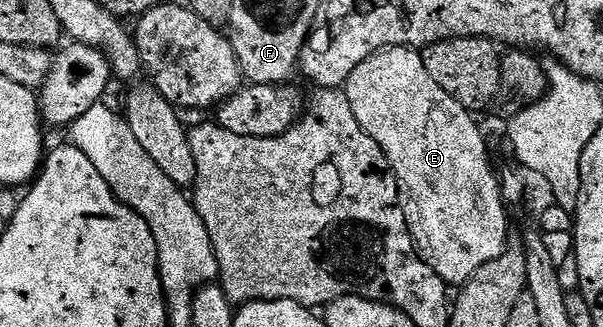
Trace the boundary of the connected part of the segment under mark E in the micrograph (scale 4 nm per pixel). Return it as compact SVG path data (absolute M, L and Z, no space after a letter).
M407 45L381 49L375 55L363 59L363 63L359 63L359 67L355 67L355 71L351 71L349 80L345 82L343 88L345 97L351 99L351 111L355 115L355 119L359 119L359 127L363 131L367 131L367 135L371 139L375 139L375 143L383 151L385 160L388 161L389 167L393 171L393 179L401 196L401 211L407 219L409 235L413 245L417 248L417 256L425 260L425 265L431 267L431 271L435 275L439 275L439 279L446 286L466 285L471 279L471 275L475 275L475 271L479 271L479 267L483 267L483 263L491 263L491 259L499 259L499 255L505 252L510 244L509 217L505 214L507 202L501 195L498 174L496 172L493 174L493 165L489 162L489 149L485 146L485 137L481 134L476 119L473 118L476 116L470 110L463 108L451 95L447 95L447 91L443 91L443 87L439 87L439 83L435 83L435 79L431 79L431 75L427 75L427 67L423 63L420 52Z

